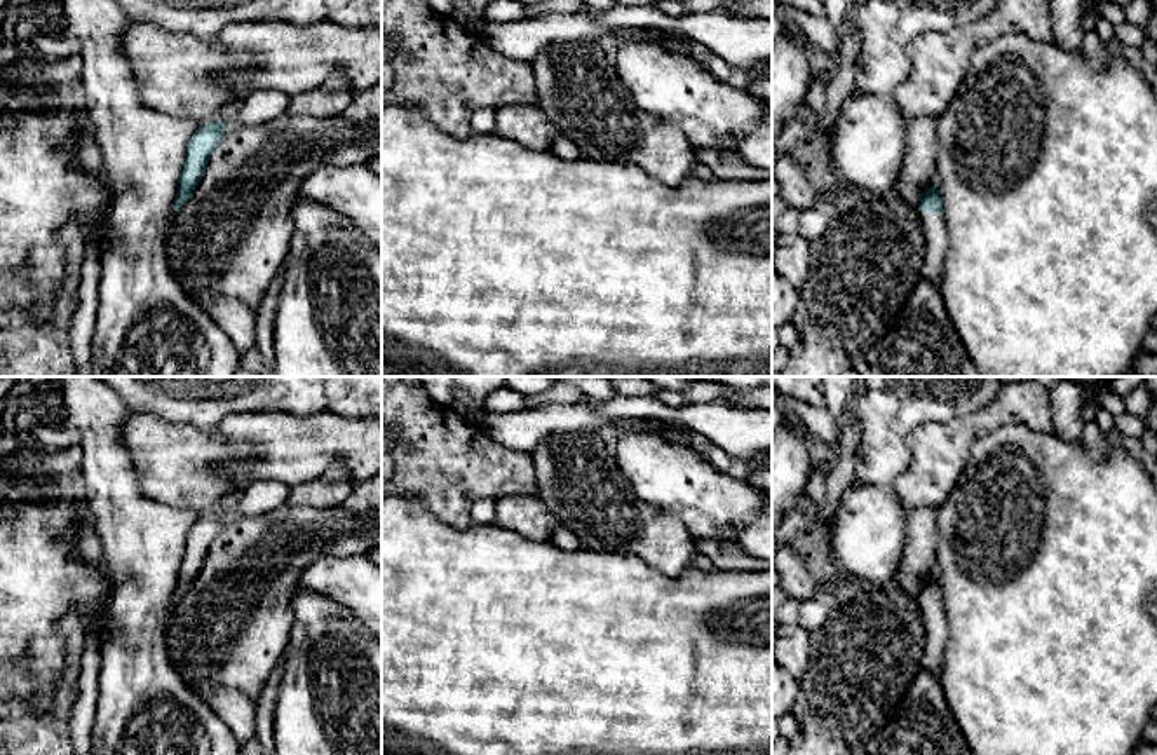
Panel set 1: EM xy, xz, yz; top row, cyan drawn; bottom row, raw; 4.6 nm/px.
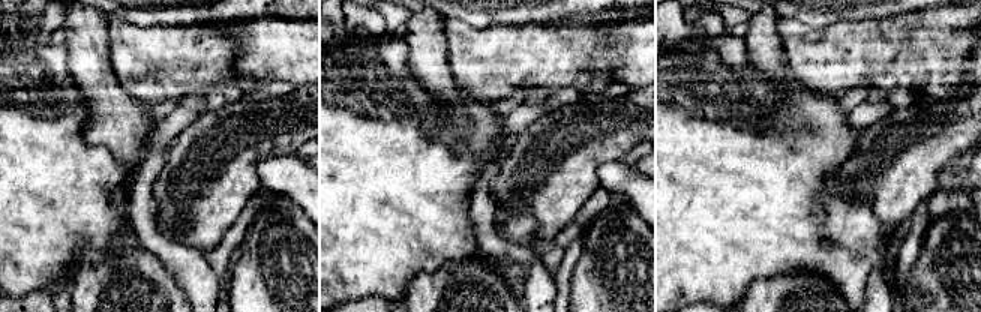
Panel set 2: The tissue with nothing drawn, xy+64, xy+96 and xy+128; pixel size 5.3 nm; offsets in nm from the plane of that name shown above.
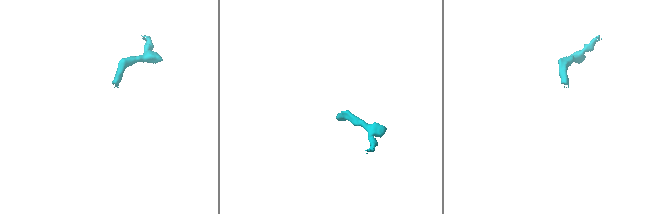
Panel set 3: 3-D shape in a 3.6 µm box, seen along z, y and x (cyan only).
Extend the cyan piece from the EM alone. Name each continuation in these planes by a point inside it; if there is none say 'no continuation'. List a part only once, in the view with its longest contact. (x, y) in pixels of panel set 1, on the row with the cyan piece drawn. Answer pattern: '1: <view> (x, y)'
1: yz (936, 239)

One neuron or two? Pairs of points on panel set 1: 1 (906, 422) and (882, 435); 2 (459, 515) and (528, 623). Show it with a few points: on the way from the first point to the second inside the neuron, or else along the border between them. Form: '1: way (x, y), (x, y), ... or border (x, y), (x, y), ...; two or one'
1: border (894, 394), (898, 401), (896, 428), (903, 435); two
2: border (429, 511), (457, 527), (469, 527), (473, 523); two

